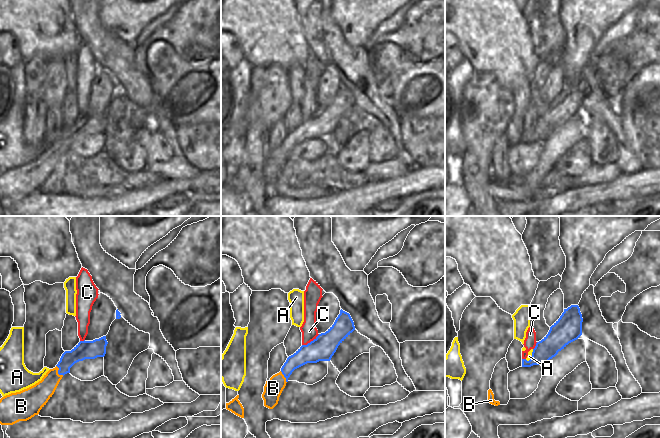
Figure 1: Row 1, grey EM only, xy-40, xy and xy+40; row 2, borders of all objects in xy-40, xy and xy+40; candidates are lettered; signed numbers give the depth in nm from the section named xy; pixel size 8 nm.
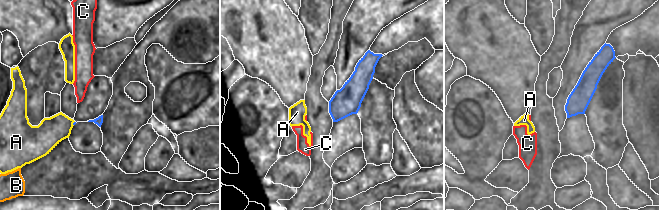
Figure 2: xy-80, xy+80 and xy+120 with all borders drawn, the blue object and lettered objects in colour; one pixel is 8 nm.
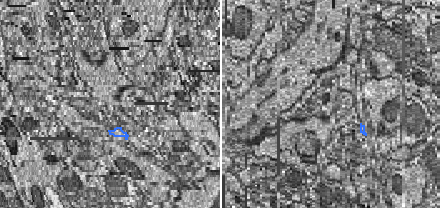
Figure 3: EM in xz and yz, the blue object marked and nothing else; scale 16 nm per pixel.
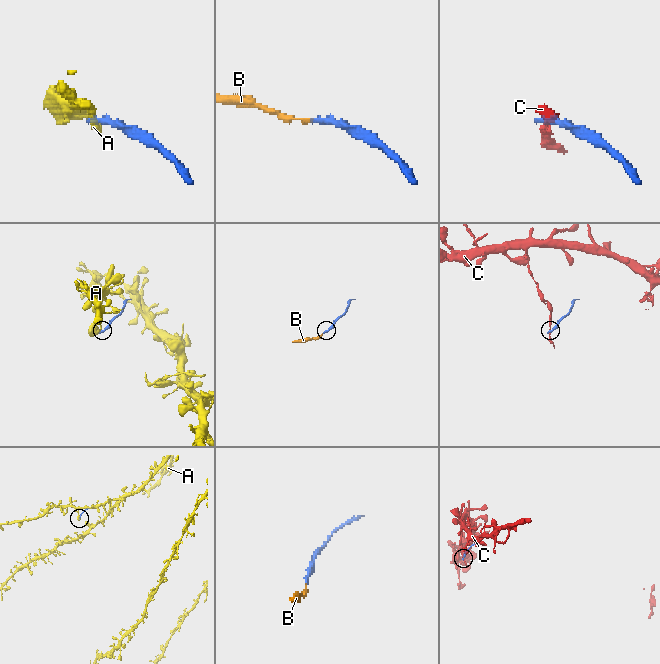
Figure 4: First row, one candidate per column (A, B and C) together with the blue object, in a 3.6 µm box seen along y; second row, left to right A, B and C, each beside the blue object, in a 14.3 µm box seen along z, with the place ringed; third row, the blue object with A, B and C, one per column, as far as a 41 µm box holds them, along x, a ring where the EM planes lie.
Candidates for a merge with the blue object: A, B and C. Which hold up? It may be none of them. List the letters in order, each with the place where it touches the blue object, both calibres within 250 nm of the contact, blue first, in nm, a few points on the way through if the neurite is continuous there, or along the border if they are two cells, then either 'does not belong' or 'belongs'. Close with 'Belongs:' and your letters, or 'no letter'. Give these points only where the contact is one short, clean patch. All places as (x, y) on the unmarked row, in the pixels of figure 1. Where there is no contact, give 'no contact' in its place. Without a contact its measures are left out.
A: meets blue in xy+40 at (532, 131); 180 nm thick on the blue side, 40 nm on the other; border along xy+40 (533, 125), (532, 132), (527, 137); does not belong
B: meets blue in xy-40 at (58, 148); 130 nm thick on the blue side, 180 nm on the other; runs through xy-40 (81, 128), (76, 130), (58, 148), (37, 171); belongs
C: meets blue in xy at (311, 117); 200 nm thick on the blue side, 130 nm on the other; border along xy (319, 110), (302, 121); does not belong
Belongs: B

